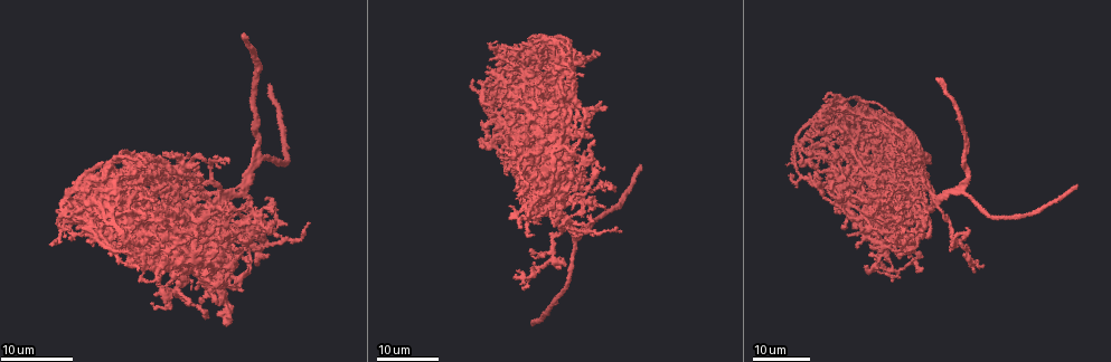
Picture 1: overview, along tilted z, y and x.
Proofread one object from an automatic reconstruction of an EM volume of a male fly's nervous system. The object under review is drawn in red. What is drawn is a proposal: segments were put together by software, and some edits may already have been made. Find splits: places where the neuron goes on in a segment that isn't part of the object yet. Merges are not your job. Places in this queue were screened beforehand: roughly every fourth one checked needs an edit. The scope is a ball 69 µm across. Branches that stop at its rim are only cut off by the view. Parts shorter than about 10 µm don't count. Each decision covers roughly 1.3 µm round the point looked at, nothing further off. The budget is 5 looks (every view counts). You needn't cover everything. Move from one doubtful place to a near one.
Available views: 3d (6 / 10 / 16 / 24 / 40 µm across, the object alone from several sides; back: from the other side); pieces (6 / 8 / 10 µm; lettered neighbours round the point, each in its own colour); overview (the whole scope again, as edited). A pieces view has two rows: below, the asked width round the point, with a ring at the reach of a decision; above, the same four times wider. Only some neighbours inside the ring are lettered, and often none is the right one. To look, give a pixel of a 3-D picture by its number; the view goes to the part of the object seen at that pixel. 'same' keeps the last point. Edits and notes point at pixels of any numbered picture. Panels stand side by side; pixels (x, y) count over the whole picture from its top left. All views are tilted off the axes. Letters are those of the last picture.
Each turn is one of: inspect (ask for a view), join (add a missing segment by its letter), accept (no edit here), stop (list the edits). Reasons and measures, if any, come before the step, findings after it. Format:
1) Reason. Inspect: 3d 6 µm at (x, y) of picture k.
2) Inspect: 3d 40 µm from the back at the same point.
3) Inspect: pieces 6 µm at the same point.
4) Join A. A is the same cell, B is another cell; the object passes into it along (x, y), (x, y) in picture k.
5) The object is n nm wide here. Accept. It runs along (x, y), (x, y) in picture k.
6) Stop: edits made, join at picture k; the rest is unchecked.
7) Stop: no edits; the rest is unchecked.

Stops while still wide. Inspect: 3d 24 µm at (871, 256) of picture 1.

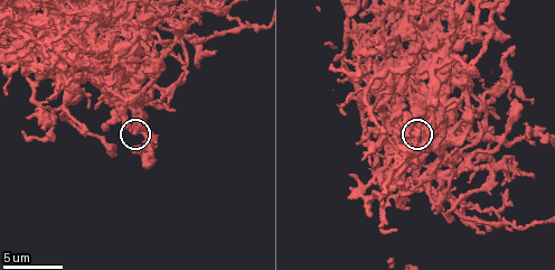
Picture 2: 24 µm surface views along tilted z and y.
Inspect: pieces 8 µm at (420, 131) of picture 2.

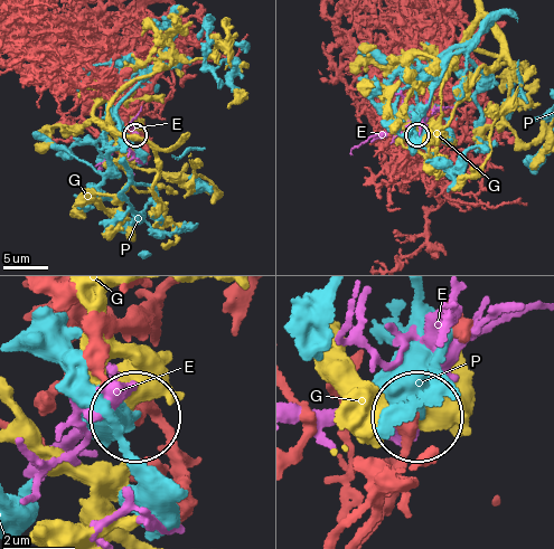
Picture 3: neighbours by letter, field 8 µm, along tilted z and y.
Accept. E, G and P are other cells; none of them fits.

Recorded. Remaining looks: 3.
Branch stops here. Inspect: 3d 10 µm at (140, 95) of picture 2.

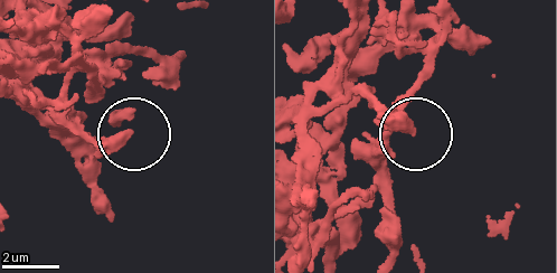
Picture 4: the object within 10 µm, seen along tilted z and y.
What lies round it. Inspect: pieces 8 µm at (128, 134) of picture 4.

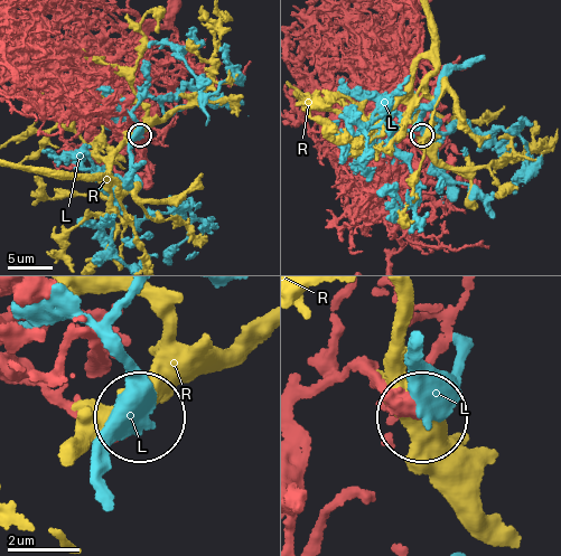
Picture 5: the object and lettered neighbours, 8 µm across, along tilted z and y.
Accept. L and R are other cells; it runs along (315, 392), (364, 371), (414, 415) in picture 5; none of them fits.

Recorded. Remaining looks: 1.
Branch stops here. Inspect: pieces 10 µm at (504, 193) of picture 2.

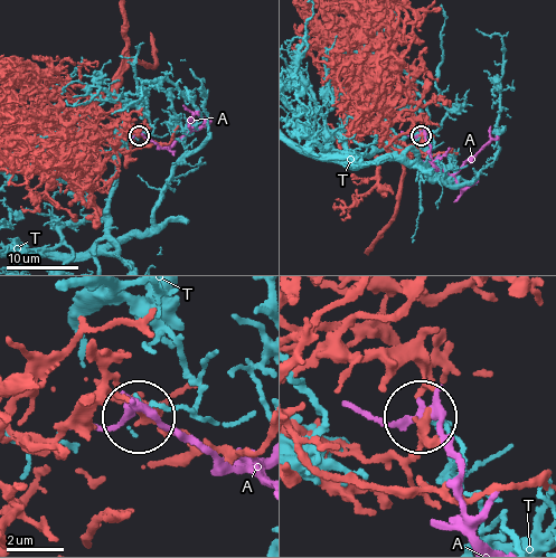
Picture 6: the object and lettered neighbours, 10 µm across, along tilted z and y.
Accept. A and T are other cells; none of them fits.

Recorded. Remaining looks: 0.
Stop: no edits; the rest is unchecked.

